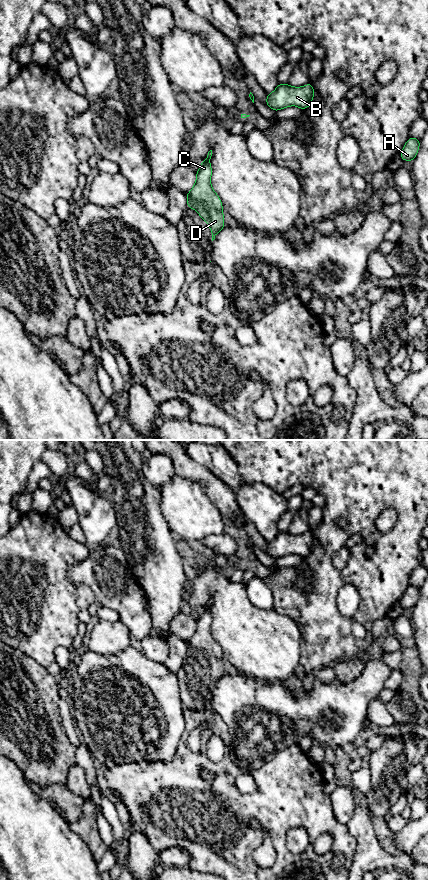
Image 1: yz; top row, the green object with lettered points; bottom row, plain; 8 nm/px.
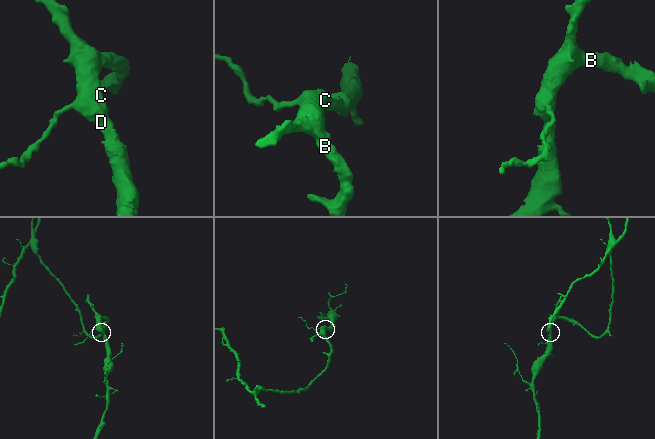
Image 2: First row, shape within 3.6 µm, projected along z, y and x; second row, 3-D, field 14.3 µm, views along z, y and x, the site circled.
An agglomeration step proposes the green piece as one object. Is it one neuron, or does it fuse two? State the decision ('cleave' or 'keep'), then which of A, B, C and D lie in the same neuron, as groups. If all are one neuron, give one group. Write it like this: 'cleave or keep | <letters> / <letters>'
keep | A B C D

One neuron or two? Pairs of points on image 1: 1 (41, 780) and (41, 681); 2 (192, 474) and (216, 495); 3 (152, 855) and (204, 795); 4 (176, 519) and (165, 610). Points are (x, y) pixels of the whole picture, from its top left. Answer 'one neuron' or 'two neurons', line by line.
1: one neuron
2: one neuron
3: two neurons
4: two neurons

